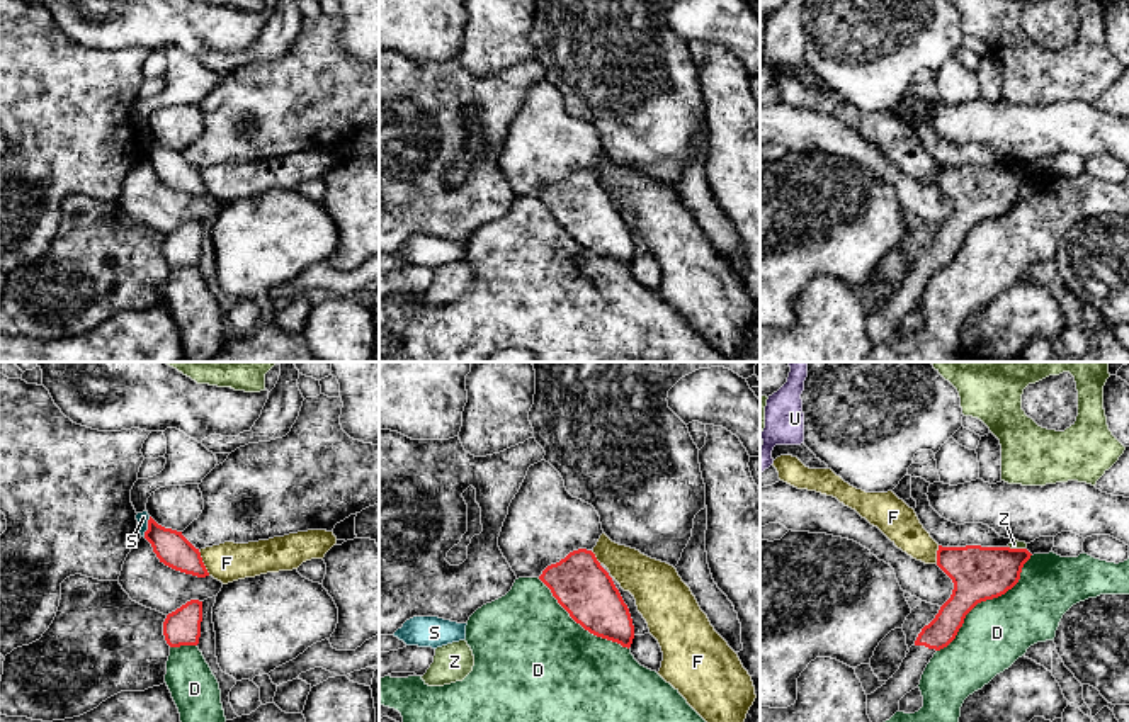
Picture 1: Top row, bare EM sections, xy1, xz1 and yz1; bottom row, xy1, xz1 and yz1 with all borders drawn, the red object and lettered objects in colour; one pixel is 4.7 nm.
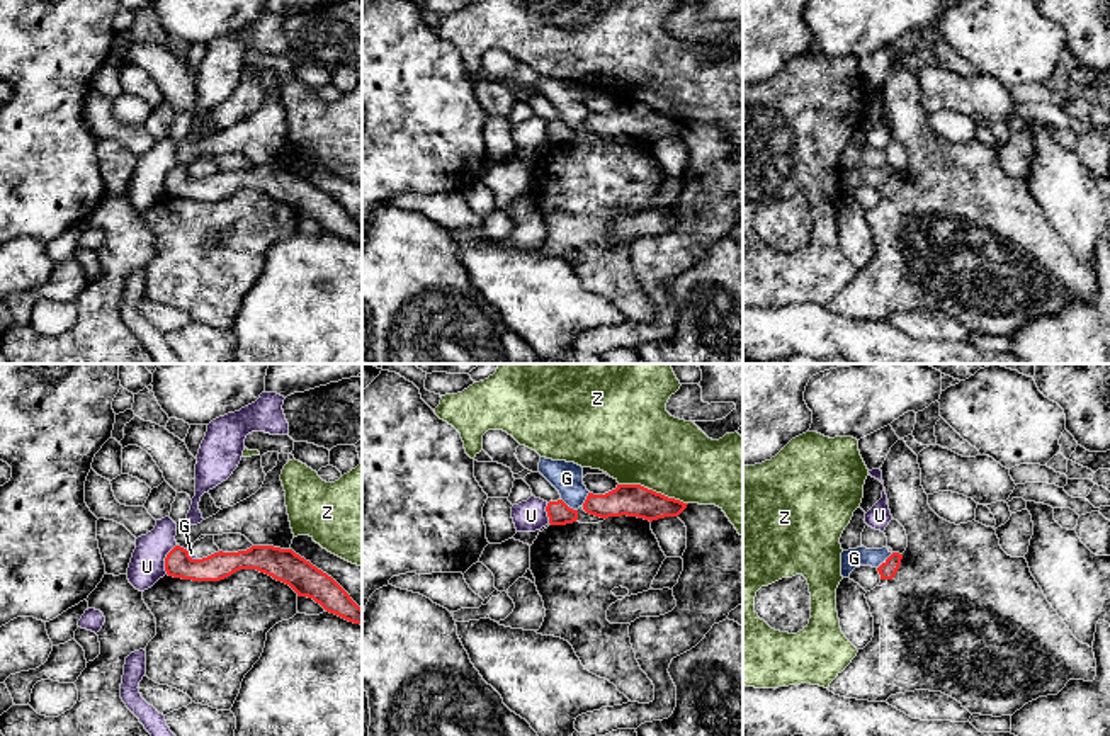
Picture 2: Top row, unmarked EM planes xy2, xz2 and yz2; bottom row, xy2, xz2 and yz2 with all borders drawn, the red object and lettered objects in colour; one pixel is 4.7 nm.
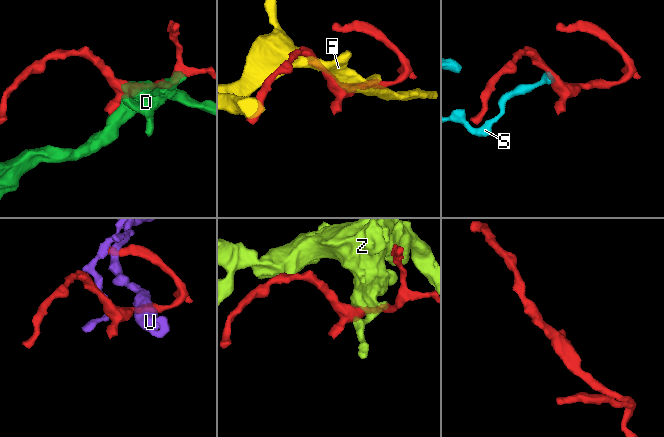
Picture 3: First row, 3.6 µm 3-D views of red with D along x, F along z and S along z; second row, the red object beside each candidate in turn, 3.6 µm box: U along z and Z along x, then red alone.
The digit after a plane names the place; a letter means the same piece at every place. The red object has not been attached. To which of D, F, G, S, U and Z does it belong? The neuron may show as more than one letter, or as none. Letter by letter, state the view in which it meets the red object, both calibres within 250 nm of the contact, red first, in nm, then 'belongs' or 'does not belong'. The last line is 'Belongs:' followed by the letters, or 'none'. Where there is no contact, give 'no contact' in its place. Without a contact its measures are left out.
D: contact in yz1; calibres 260 and 320 nm; does not belong
F: contact in xy1; calibres 160 and 190 nm; does not belong
G: contact in yz2; calibres 90 and 100 nm; does not belong
S: contact in xy1; calibres 160 and 50 nm; does not belong
U: contact in xy2; calibres 130 and 170 nm; does not belong
Z: contact in xz2; calibres 160 and 400 nm; does not belong
Belongs: none

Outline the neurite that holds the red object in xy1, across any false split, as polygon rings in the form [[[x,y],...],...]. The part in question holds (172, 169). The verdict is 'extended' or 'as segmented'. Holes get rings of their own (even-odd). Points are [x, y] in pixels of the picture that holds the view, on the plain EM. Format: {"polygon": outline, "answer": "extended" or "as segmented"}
{"polygon": [[[150,136],[145,158],[165,185],[197,197],[209,195],[199,168],[196,168],[182,151],[165,148]]], "answer": "as segmented"}

